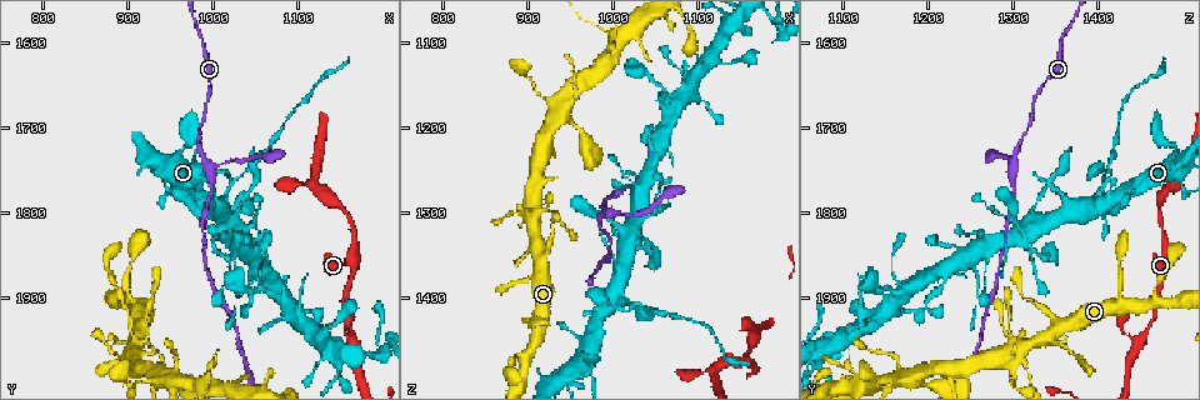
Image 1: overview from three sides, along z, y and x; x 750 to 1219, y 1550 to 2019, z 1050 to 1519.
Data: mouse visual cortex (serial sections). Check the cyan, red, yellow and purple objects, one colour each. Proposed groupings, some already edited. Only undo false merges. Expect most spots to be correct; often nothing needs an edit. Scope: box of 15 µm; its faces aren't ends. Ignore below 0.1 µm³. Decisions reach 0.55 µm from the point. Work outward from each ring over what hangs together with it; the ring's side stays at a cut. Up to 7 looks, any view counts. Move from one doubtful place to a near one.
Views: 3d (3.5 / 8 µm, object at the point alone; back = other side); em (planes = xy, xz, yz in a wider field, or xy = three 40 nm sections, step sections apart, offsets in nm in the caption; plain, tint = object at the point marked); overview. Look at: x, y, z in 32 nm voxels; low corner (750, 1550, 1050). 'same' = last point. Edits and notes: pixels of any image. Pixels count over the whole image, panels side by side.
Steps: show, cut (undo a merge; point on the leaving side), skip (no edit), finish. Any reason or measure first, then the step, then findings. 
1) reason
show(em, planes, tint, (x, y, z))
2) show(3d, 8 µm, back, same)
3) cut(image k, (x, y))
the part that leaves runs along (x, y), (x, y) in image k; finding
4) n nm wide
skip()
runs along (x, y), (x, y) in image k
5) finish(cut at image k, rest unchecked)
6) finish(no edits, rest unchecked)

abrupt turn
show(3d, 8 µm, (995, 1830, 1315))

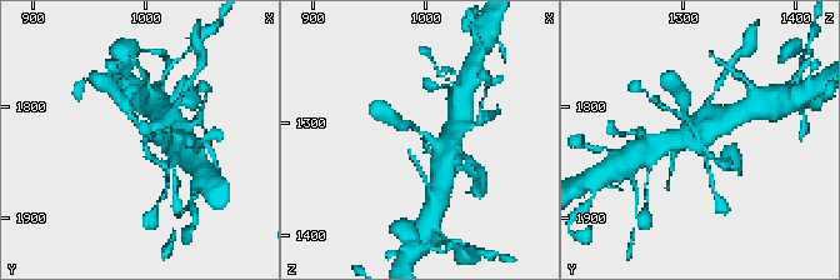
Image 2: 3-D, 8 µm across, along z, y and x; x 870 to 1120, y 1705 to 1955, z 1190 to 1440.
show(3d, 3.5 µm, (996, 1832, 1312))

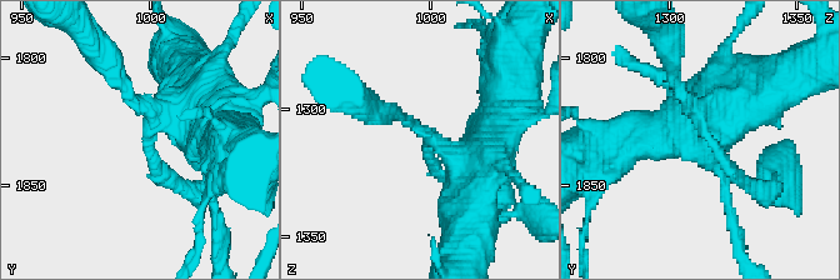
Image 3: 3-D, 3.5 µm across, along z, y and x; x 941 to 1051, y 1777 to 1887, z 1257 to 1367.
3 arms; arms of 150, 150, 400 nm
show(em, xy, step 2, tint, (998, 1830, 1314))

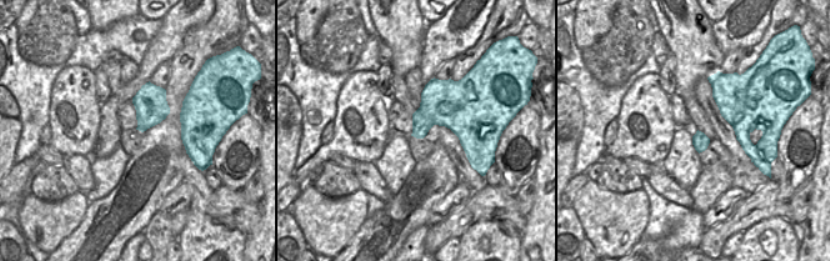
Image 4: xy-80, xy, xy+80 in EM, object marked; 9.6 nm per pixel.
skip()
runs along (738, 91), (703, 130), (754, 188) in image 3; all the same cell

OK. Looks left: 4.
three arms meet
show(3d, 8 µm, (995, 1745, 1300))

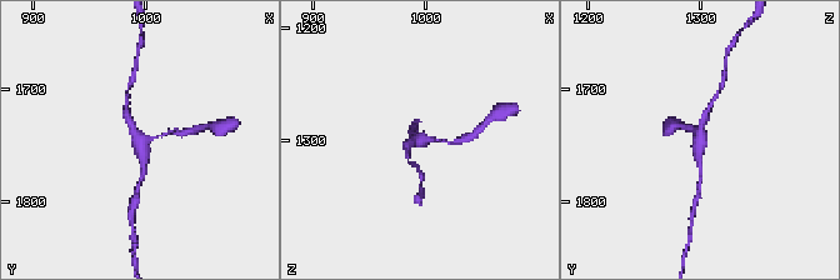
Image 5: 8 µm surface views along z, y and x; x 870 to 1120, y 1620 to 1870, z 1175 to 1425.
3 arms; arms of 150, 200, 200 nm; shape alone is not enough
show(em, planes, tint, (998, 1746, 1302))

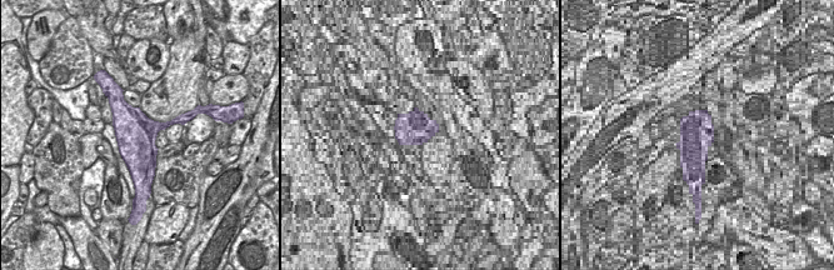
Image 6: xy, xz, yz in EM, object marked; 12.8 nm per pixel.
skip()
all the same cell

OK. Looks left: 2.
finish(no edits, rest unchecked)

